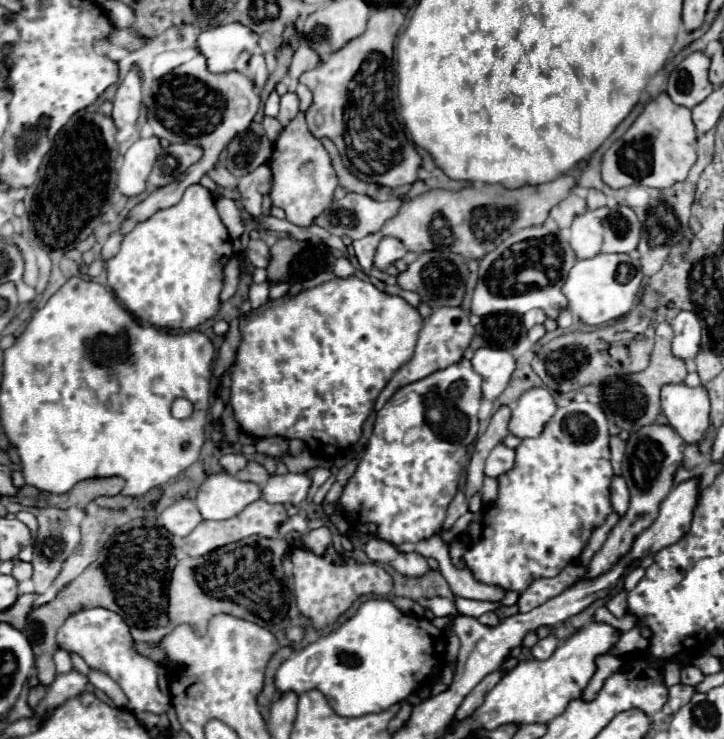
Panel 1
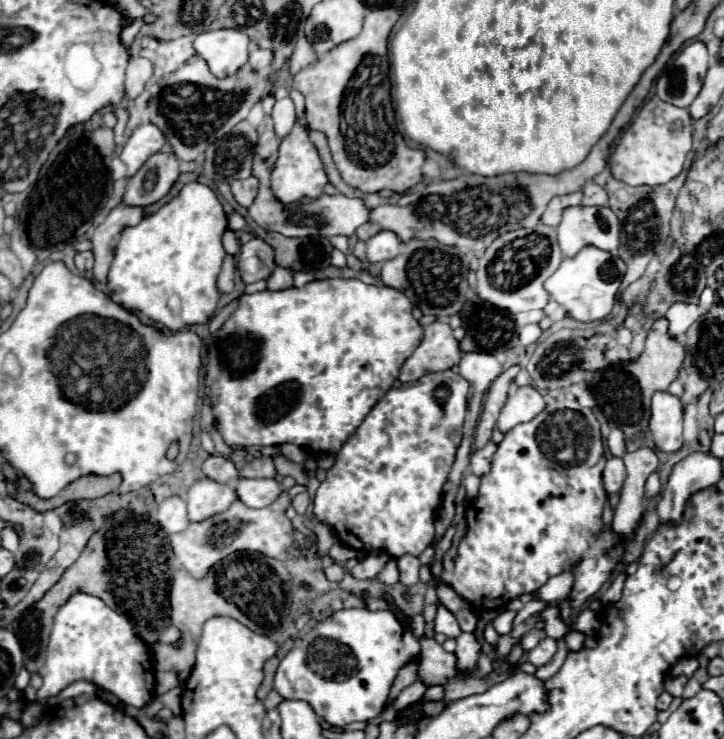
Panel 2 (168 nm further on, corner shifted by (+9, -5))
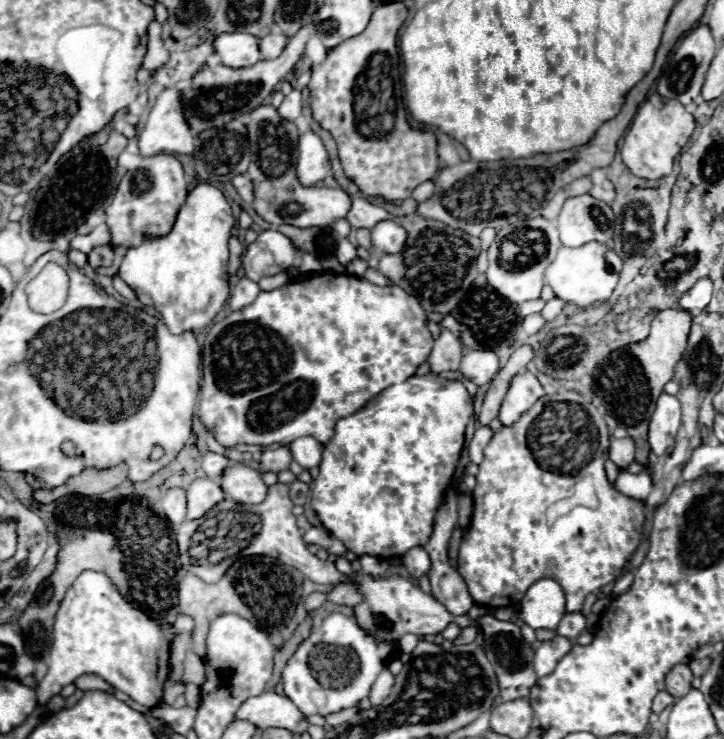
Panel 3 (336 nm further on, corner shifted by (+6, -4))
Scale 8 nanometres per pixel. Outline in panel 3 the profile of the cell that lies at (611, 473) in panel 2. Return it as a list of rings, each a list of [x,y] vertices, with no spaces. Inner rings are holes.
[[[612,438],[608,454],[616,462],[618,468],[626,468],[628,464],[634,462],[634,450],[636,450],[634,448],[634,440],[630,440],[630,438],[622,438],[622,440]]]

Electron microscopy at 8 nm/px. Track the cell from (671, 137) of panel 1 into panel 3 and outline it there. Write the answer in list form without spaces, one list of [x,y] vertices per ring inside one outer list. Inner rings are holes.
[[[658,94],[646,98],[646,102],[638,108],[622,144],[622,160],[630,168],[634,176],[658,180],[672,172],[672,164],[676,154],[688,142],[690,134],[694,132],[694,118],[678,100],[666,100]]]

